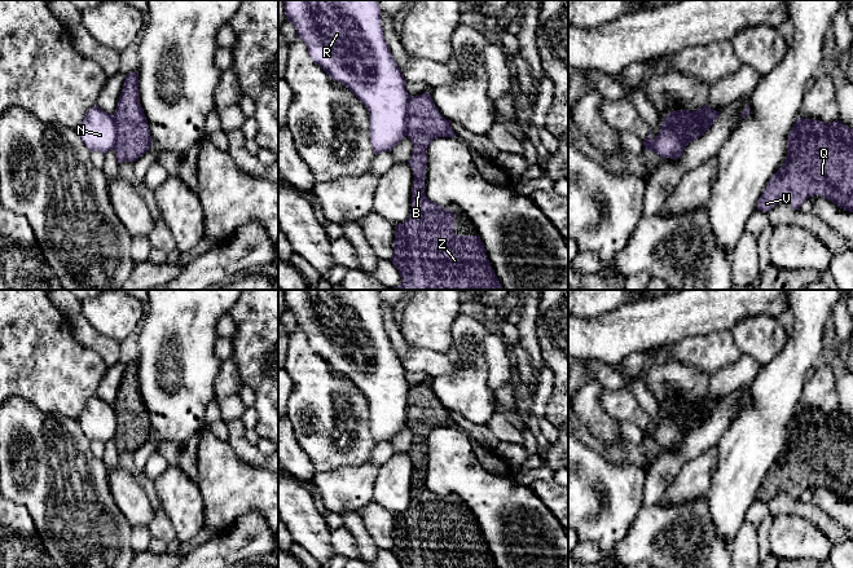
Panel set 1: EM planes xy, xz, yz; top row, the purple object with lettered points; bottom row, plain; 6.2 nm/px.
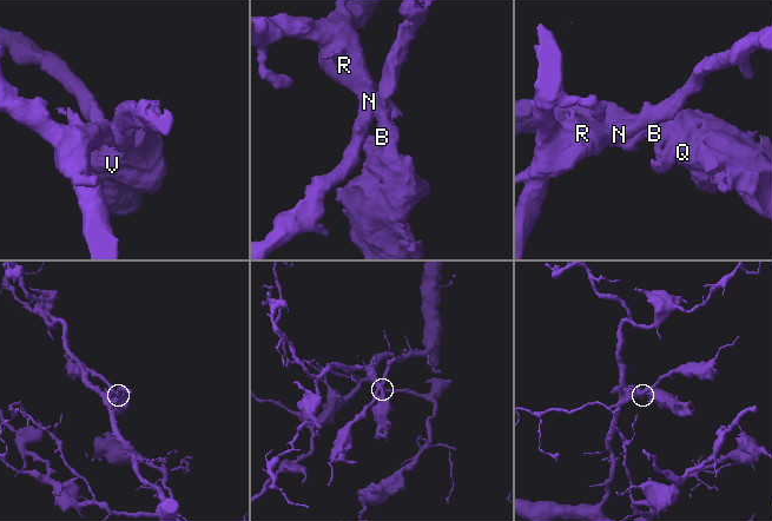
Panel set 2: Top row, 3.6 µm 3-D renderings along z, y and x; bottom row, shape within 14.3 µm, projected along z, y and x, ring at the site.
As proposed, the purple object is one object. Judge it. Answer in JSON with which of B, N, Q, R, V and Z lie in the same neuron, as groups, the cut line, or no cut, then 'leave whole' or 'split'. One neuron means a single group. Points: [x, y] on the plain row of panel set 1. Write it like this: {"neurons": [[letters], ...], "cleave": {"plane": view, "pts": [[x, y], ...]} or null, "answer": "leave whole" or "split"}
{"neurons": [["B", "Q", "V", "Z"], ["N", "R"]], "cleave": {"plane": "yz", "pts": [[663, 410], [671, 414], [695, 410], [707, 419]]}, "answer": "split"}

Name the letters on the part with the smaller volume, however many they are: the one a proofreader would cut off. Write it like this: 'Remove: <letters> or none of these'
Remove: B, Q, V, Z

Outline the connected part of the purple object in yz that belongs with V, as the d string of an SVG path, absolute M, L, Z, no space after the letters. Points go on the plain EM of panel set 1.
M799 406L788 424L786 450L770 467L757 499L769 502L779 493L800 499L803 492L813 485L822 485L853 502L853 418L839 410L825 413Z

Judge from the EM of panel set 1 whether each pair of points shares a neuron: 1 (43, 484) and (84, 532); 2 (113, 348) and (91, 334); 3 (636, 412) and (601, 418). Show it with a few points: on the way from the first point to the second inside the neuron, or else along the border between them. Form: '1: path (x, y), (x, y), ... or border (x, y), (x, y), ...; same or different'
1: path (55, 496), (77, 520); same
2: path (108, 348), (96, 339); same
3: border (602, 388), (601, 406), (620, 421); different

